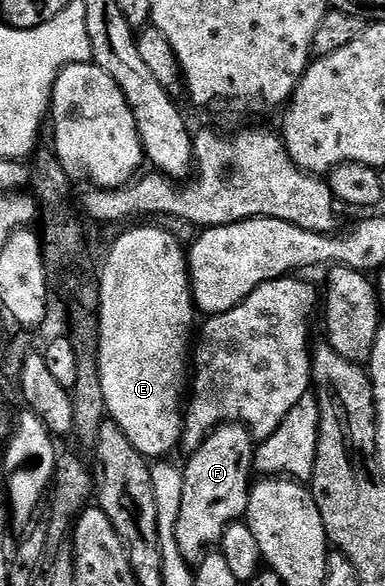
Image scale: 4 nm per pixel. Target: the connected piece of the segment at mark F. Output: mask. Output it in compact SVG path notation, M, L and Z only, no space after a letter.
M231 423L213 429L204 439L202 446L189 454L190 462L182 469L184 496L180 499L180 519L176 519L176 547L180 547L180 555L184 555L186 561L191 563L201 561L221 542L226 528L245 518L252 478L256 473L255 448L256 438L249 428L241 423Z

